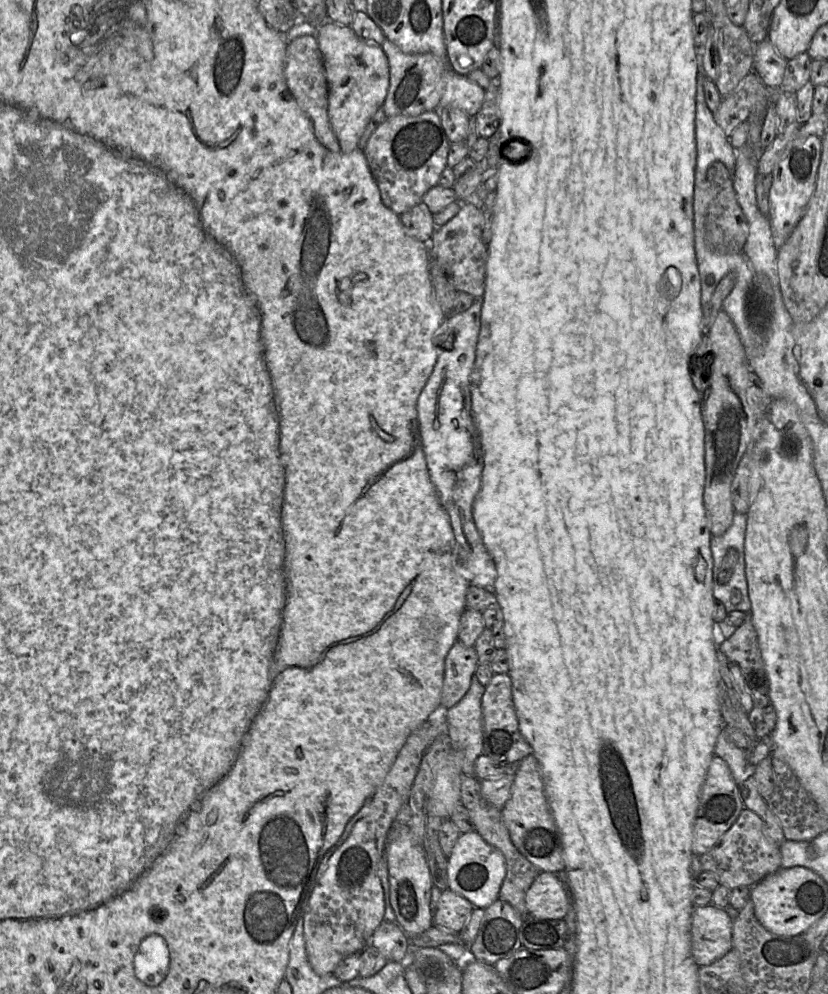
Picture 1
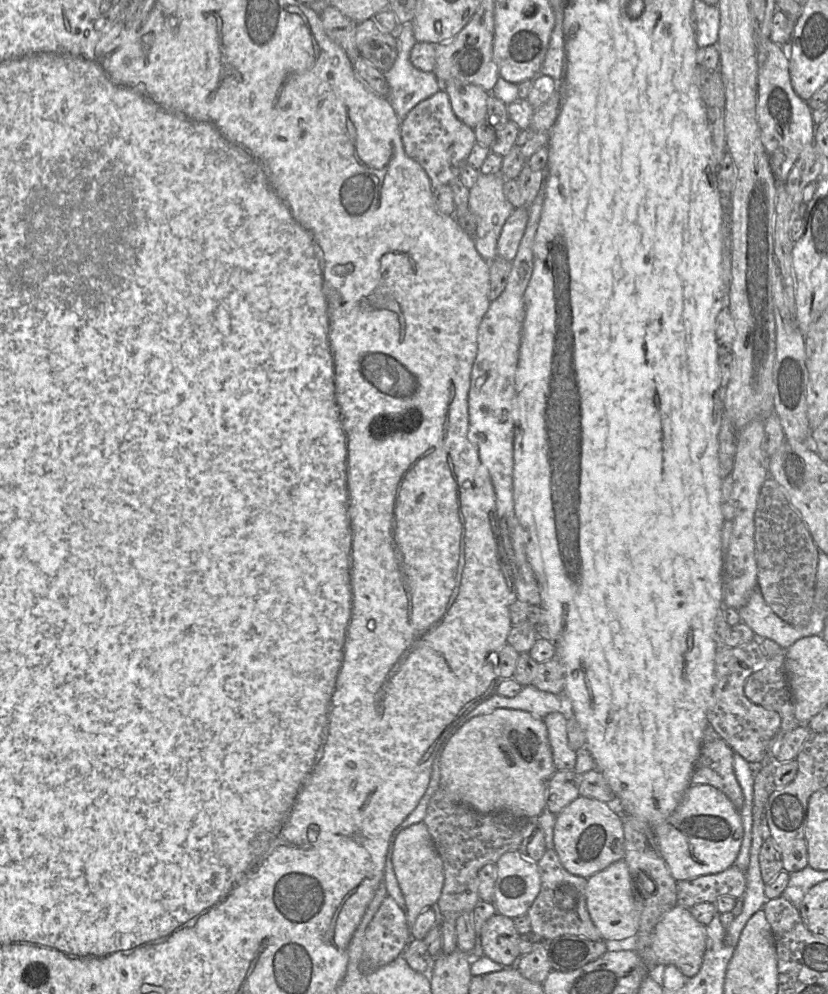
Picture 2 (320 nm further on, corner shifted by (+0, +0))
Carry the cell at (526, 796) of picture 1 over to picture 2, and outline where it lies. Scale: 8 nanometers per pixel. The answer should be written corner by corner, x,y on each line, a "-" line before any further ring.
580,796
558,813
555,819
554,851
569,873
587,879
624,858
623,817
605,802

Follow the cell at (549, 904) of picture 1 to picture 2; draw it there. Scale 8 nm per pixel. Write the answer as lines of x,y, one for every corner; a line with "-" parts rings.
618,860
606,869
587,878
586,905
590,918
603,940
623,940
635,937
639,927
639,904
637,884
626,862

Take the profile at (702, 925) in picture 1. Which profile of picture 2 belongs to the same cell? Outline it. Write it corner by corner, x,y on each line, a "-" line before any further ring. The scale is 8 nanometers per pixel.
675,905
657,922
652,932
651,948
658,967
673,965
686,978
695,976
702,964
706,946
706,927
686,907

